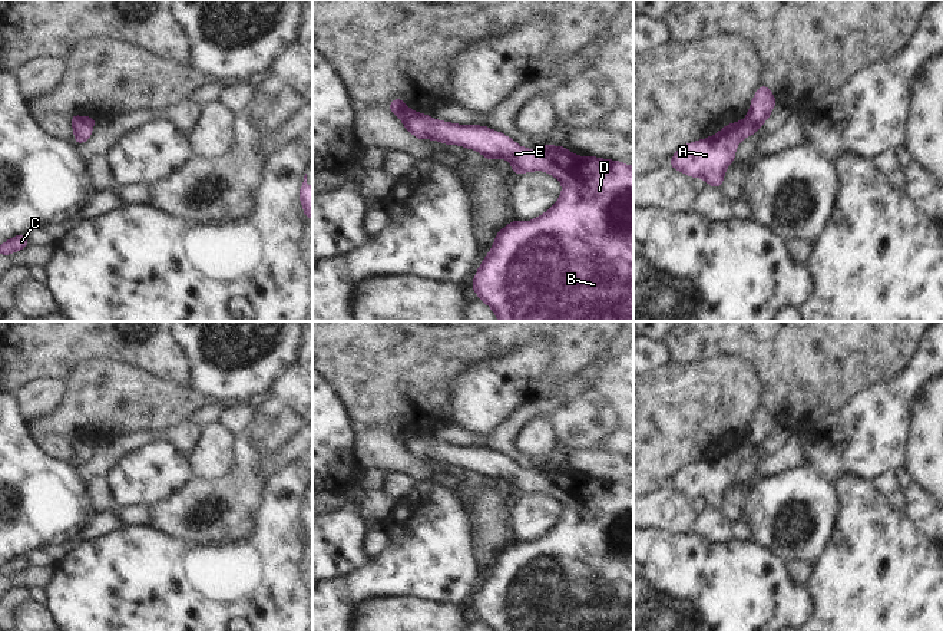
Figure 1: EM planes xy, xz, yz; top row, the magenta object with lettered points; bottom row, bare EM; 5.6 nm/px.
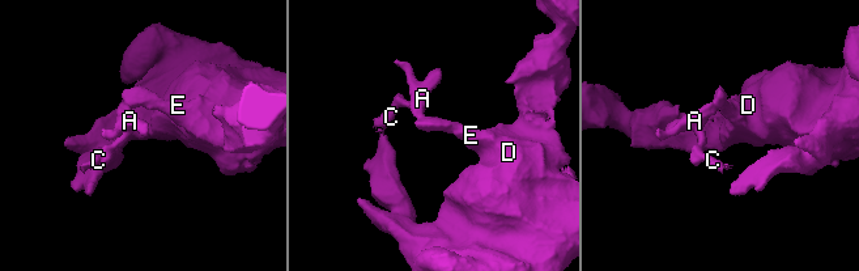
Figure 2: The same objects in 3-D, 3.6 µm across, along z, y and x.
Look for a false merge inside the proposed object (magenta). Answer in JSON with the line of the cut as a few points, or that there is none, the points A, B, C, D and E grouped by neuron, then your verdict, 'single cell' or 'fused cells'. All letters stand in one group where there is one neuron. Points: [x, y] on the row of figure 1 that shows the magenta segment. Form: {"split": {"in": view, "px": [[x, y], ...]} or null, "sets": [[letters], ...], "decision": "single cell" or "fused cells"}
{"split": {"in": "yz", "px": [[745, 118], [755, 129]]}, "sets": [["A", "C"], ["B", "D", "E"]], "decision": "fused cells"}

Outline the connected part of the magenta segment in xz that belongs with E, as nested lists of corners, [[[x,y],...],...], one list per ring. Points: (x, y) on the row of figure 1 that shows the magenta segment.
[[[417,112],[404,118],[403,125],[418,139],[470,148],[490,161],[504,158],[516,175],[542,169],[563,185],[557,202],[543,215],[527,222],[514,219],[500,229],[476,272],[473,290],[499,321],[633,321],[633,166],[596,156],[576,156],[568,148],[549,143],[542,149],[526,149],[490,128],[454,125]]]

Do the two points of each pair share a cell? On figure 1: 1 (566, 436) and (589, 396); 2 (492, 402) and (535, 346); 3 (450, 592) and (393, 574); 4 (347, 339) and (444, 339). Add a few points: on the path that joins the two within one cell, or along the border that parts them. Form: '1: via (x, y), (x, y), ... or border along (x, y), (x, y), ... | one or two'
1: via (566, 426), (584, 406) | one
2: via (506, 387), (530, 360) | one
3: via (437, 578), (433, 574), (407, 574) | one
4: via (371, 339), (420, 339) | one

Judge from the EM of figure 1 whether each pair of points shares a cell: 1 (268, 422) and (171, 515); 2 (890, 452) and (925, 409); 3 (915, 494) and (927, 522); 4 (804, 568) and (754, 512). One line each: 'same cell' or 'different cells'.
1: same cell
2: different cells
3: same cell
4: different cells

